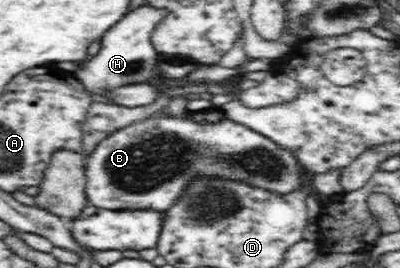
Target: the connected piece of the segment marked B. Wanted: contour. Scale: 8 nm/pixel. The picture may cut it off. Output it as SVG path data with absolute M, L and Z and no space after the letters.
M181 118L136 121L125 128L117 129L111 136L101 140L86 161L87 204L107 210L154 209L155 212L162 212L171 206L171 202L179 196L181 188L188 183L188 180L199 173L243 179L247 183L279 193L292 191L297 184L301 184L300 166L297 166L297 157L293 153L275 144L262 133L229 120L215 124L197 124Z

